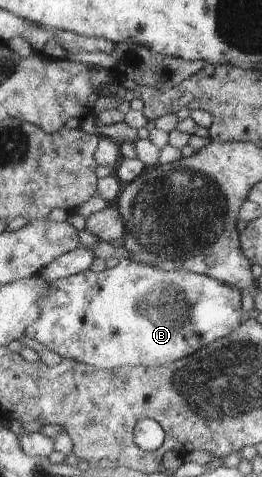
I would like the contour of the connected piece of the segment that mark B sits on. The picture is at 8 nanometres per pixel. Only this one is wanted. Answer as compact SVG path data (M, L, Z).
M122 259L115 267L104 268L101 272L85 270L49 282L45 295L37 301L39 317L24 329L24 335L61 358L101 369L117 366L159 367L197 351L214 339L229 335L242 322L240 301L240 290L206 275L185 270L158 270L150 265Z

